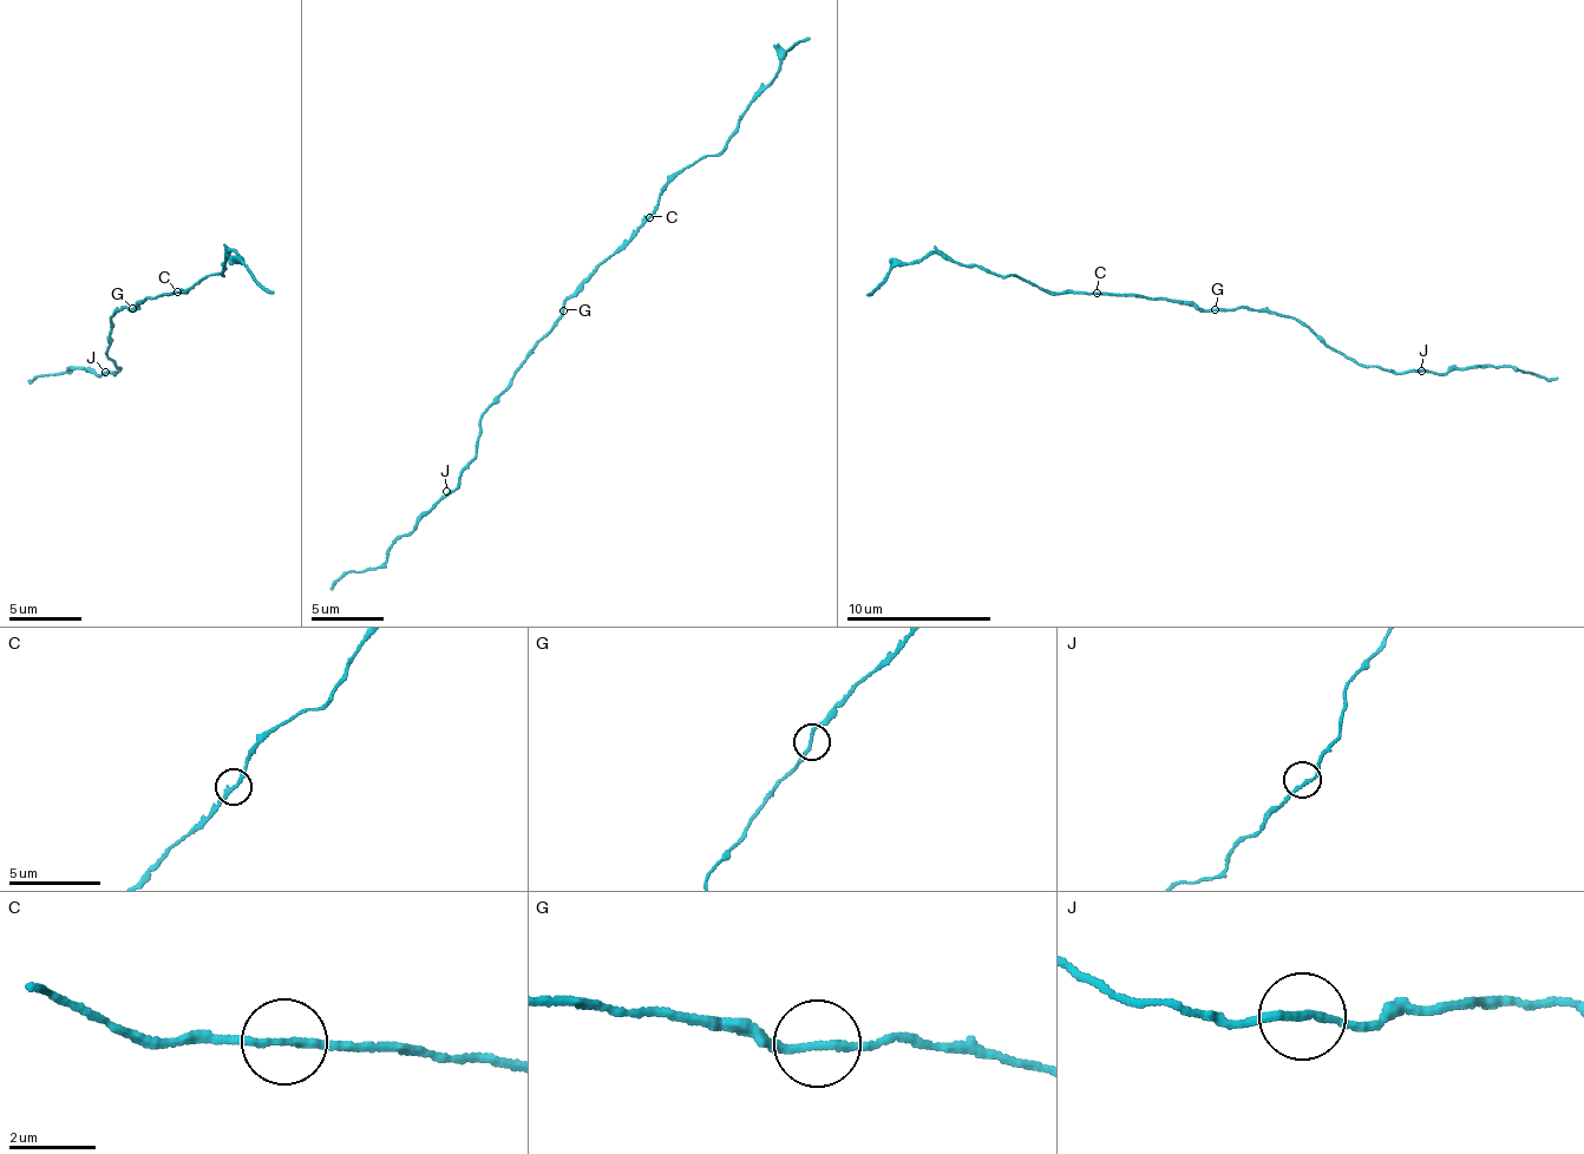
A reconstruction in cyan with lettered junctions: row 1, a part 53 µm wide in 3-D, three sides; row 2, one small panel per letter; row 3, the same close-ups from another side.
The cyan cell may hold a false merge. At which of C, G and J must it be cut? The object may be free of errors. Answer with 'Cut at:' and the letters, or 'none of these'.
Cut at: C

